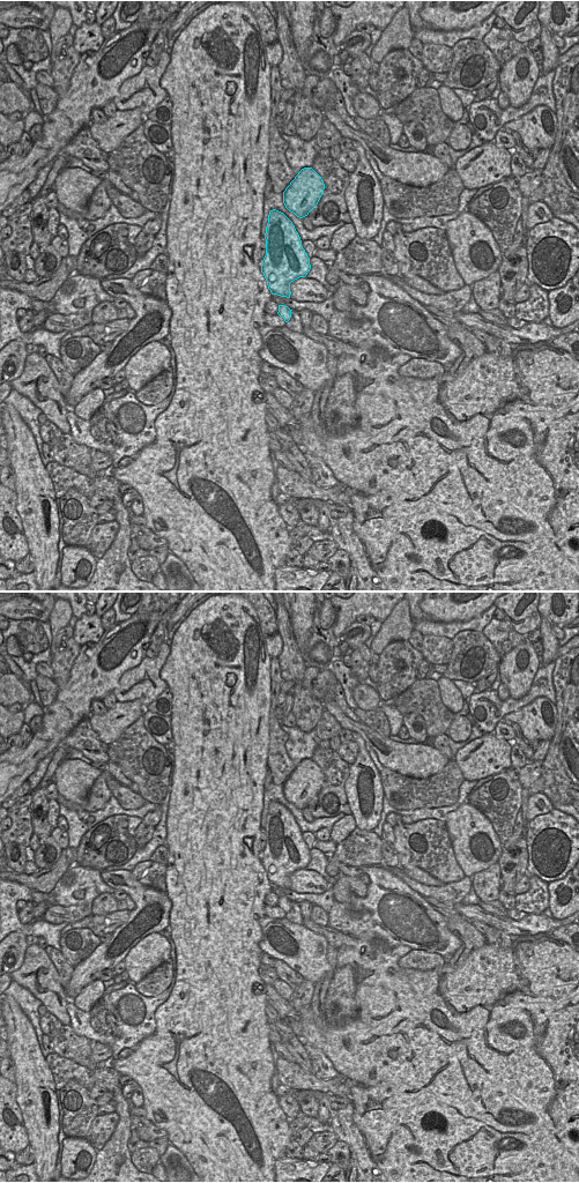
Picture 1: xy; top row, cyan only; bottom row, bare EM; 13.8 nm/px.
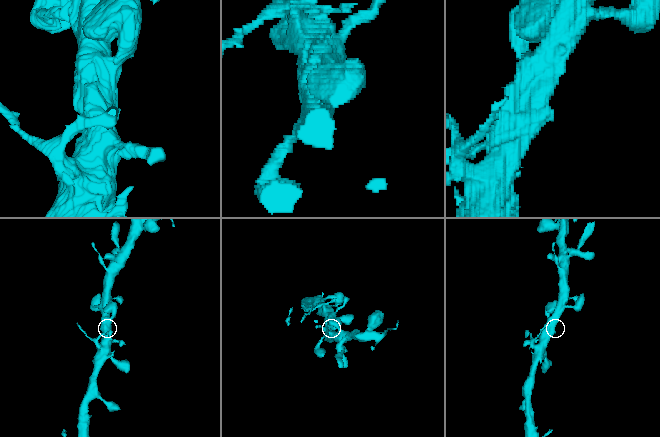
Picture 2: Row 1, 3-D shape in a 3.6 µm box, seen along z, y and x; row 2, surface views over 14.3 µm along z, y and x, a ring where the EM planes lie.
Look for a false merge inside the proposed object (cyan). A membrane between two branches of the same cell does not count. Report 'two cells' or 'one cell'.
one cell

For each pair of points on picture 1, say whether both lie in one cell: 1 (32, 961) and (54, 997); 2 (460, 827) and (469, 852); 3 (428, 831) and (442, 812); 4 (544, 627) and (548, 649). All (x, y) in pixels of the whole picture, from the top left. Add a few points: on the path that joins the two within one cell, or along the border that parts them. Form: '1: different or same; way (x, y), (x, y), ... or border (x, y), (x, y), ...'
1: same; way (43, 966), (47, 972), (47, 987)
2: same; way (466, 833), (469, 836), (469, 846)
3: different; border (444, 821), (420, 819), (413, 823)
4: same; way (547, 633), (548, 644)

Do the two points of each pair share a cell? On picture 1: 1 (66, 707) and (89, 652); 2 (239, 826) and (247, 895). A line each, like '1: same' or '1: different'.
1: same
2: same

